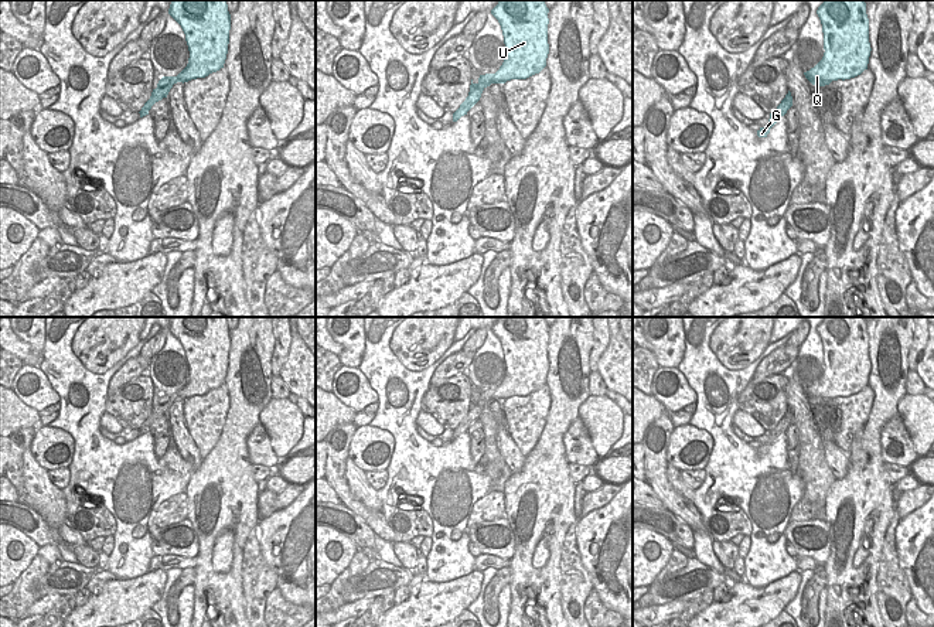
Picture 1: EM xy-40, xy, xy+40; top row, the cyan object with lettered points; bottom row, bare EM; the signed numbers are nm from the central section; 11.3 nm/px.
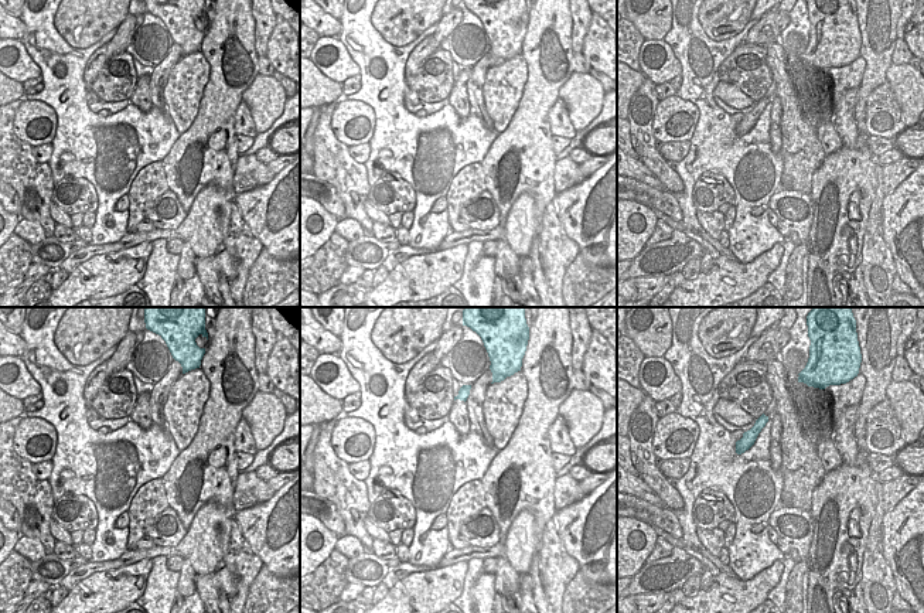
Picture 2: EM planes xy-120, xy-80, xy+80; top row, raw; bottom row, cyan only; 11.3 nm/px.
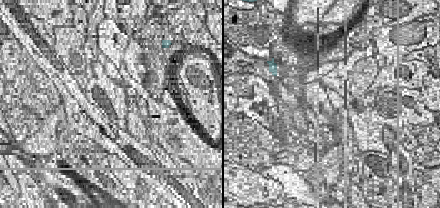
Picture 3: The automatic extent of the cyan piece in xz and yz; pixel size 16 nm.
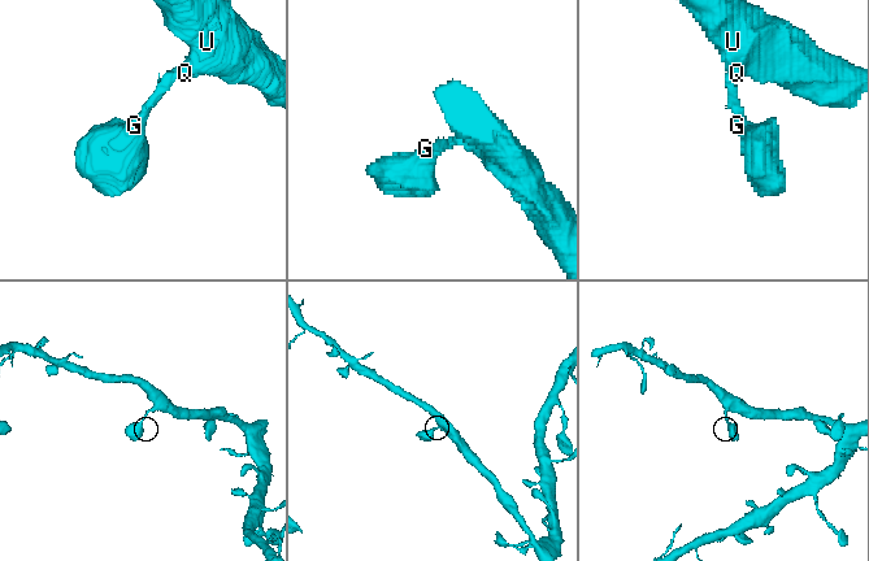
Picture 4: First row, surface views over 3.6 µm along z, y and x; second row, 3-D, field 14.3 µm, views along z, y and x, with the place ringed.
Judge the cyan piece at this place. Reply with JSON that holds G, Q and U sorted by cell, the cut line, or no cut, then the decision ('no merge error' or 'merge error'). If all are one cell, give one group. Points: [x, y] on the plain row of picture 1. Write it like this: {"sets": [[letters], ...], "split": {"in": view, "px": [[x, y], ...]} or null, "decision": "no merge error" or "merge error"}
{"sets": [["G", "Q", "U"]], "split": null, "decision": "no merge error"}

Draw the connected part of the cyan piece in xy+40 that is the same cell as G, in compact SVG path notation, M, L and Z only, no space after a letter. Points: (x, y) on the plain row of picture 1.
M791 409L785 412L785 415L781 418L781 420L777 423L777 426L770 430L768 440L764 444L760 444L757 447L759 454L767 454L770 450L770 446L777 440L777 437L787 430L787 427L792 423L792 413Z

